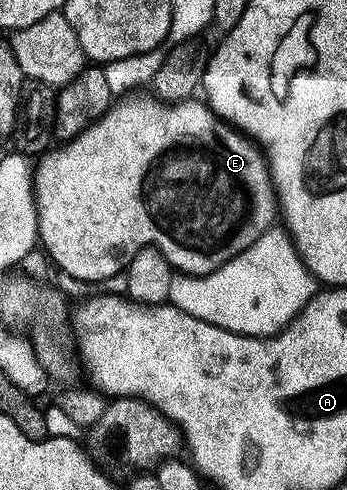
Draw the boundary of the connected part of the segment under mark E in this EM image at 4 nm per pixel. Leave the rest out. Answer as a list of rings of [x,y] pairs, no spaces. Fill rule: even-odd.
[[[133,93],[120,101],[114,102],[108,113],[97,119],[86,131],[74,139],[62,142],[40,156],[33,176],[33,195],[37,199],[37,231],[39,243],[45,254],[54,264],[57,263],[73,279],[86,279],[89,283],[97,283],[100,279],[109,279],[112,275],[121,275],[123,268],[137,251],[144,247],[157,247],[174,272],[183,275],[206,275],[219,269],[227,261],[231,261],[243,249],[255,245],[263,233],[274,226],[279,219],[277,188],[273,185],[273,176],[269,170],[266,152],[244,131],[239,131],[224,119],[217,118],[209,104],[196,98],[185,99],[182,103],[164,103],[152,93]],[[166,171],[165,195],[169,200],[161,204],[161,195],[153,191],[149,195],[149,183],[157,187],[161,183],[161,174]]]

